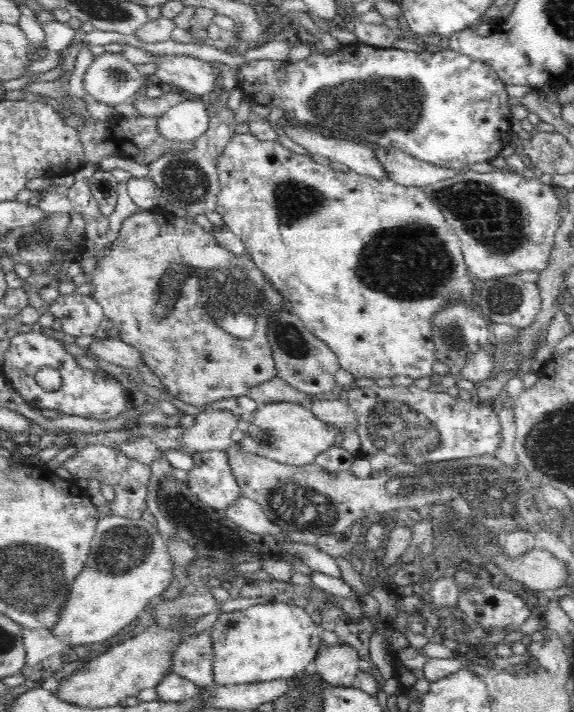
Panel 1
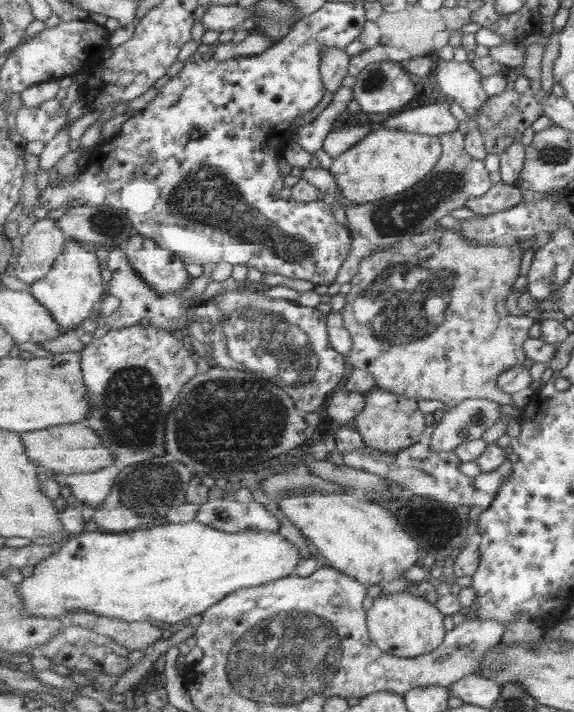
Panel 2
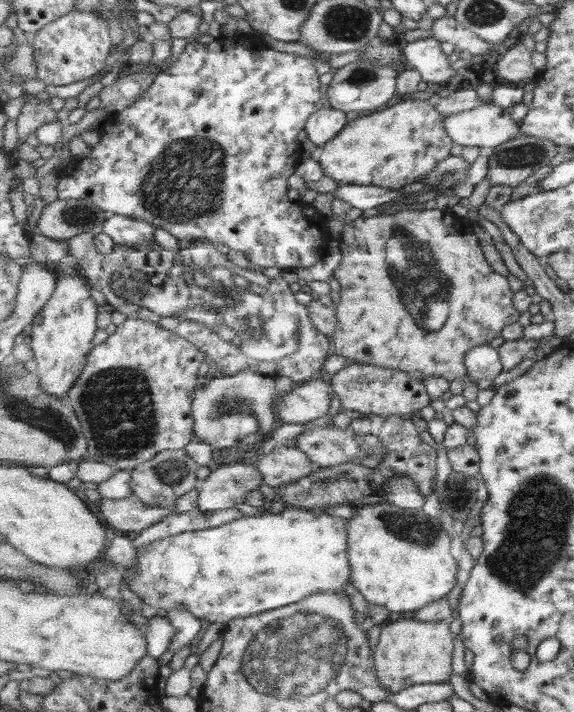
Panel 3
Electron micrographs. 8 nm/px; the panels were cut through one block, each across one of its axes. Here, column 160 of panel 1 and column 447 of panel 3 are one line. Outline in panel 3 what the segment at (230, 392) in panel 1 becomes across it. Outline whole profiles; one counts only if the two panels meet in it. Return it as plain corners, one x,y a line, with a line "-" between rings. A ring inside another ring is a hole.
450,208
444,210
403,210
393,215
376,215
370,218
362,216
350,224
345,224
341,233
340,243
342,259
333,271
333,277
340,283
340,302
336,308
338,323
332,335
334,352
347,358
350,362
361,364
376,364
383,368
402,370
412,374
415,378
425,381
430,376
442,376
449,381
461,380
467,384
469,379
468,368
465,364
468,352
476,346
488,345
503,335
506,326
519,322
521,312
513,306
513,290
509,287
506,276
495,272
495,268
485,260
485,252
479,244
479,238
472,232
467,218
455,216

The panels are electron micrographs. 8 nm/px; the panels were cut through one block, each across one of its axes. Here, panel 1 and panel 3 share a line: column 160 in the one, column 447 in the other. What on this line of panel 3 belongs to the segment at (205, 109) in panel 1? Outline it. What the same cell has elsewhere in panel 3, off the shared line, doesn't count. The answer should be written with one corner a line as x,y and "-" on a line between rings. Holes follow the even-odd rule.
491,101
473,110
445,116
444,128
457,148
478,147
481,151
491,151
519,136
521,122
515,122
512,115
509,109

